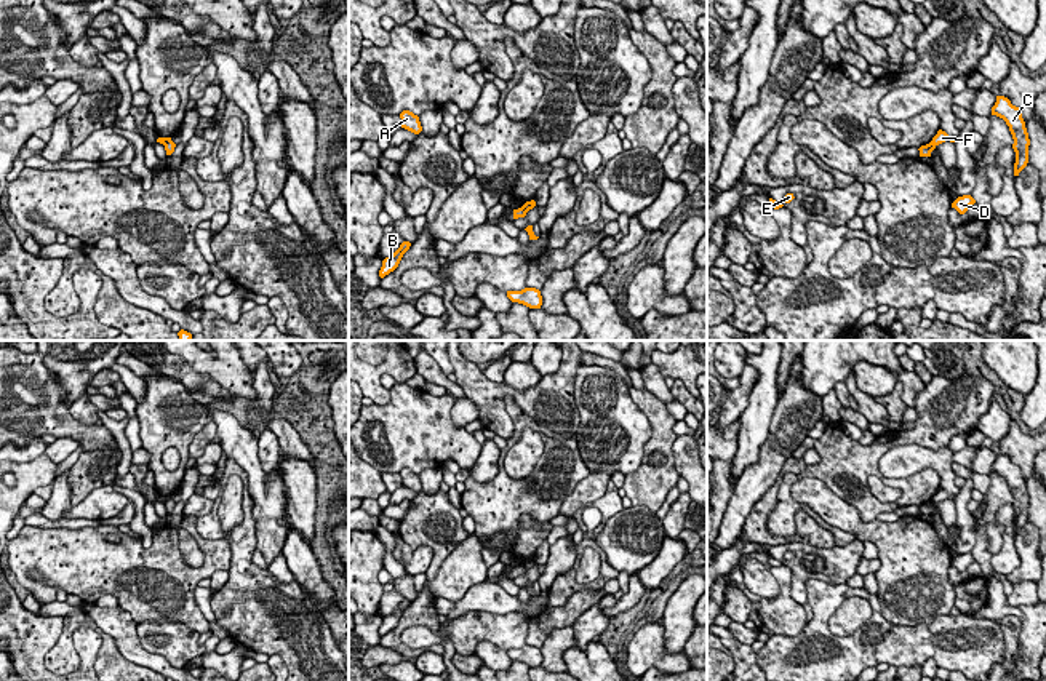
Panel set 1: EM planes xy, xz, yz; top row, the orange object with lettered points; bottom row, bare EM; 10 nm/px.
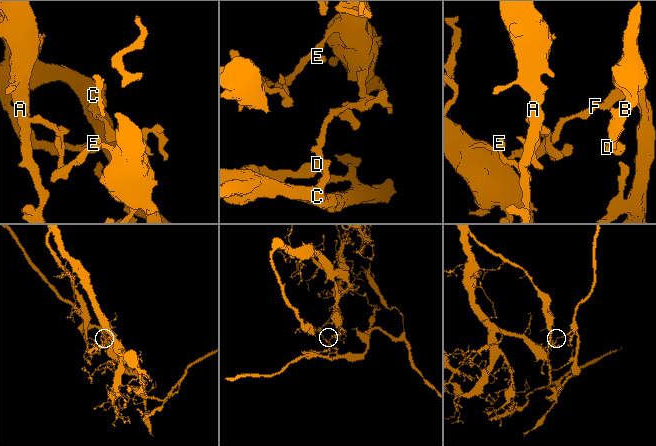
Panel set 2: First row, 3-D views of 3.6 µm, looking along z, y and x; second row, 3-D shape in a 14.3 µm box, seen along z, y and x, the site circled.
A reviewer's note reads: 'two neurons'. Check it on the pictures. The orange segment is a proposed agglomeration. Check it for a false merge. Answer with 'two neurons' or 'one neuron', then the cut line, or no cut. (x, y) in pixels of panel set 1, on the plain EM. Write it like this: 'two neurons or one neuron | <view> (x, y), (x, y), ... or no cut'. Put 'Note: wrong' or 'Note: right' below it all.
two neurons | yz (931, 499), (934, 504)
Note: right

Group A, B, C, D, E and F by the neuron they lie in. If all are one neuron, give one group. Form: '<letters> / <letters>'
A E / B C D F

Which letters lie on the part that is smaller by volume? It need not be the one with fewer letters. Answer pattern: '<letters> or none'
B, C, D, F

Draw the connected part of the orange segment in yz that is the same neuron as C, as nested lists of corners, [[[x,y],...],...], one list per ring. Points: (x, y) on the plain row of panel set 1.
[[[996,454],[996,460],[992,465],[992,473],[1003,476],[1009,484],[1009,489],[1014,497],[1012,507],[1016,510],[1014,534],[1019,534],[1019,531],[1028,521],[1028,504],[1030,504],[1022,470],[1019,465],[1012,464],[1008,456]]]

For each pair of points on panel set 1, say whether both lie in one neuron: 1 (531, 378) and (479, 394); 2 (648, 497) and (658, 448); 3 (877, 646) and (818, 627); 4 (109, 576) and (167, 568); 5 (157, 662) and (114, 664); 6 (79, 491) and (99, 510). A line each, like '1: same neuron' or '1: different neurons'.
1: different neurons
2: same neuron
3: same neuron
4: same neuron
5: different neurons
6: different neurons

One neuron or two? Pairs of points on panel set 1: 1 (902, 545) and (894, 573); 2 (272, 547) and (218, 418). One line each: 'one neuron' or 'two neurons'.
1: one neuron
2: one neuron

